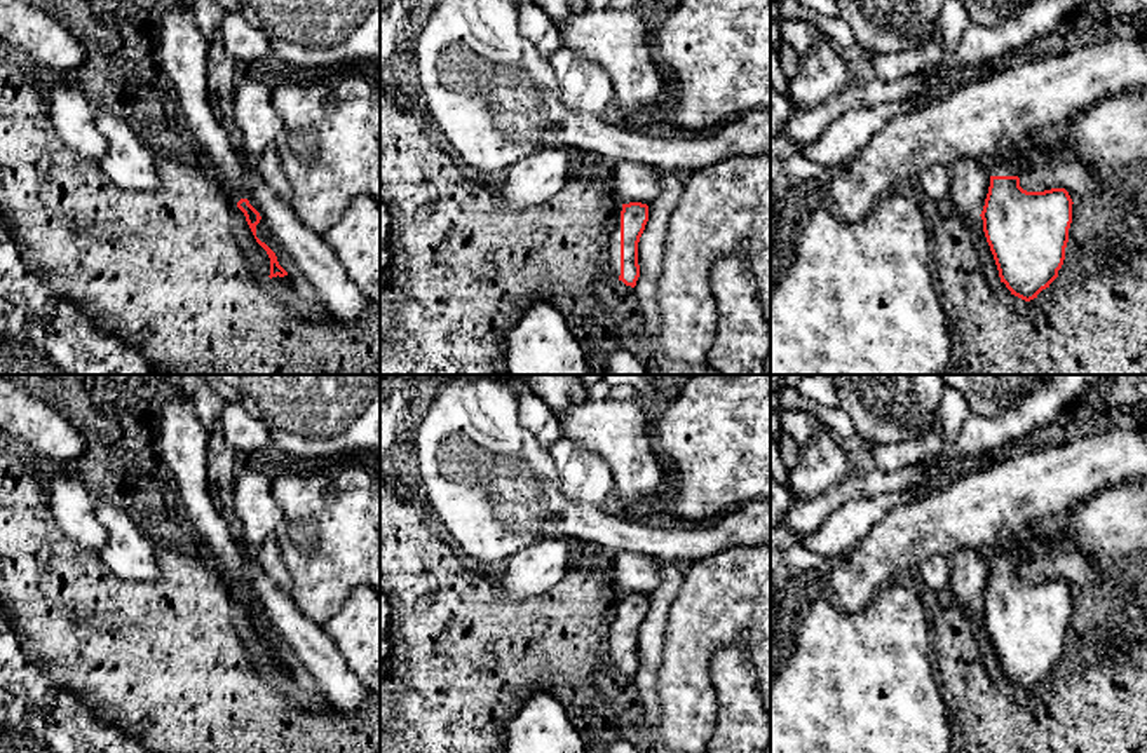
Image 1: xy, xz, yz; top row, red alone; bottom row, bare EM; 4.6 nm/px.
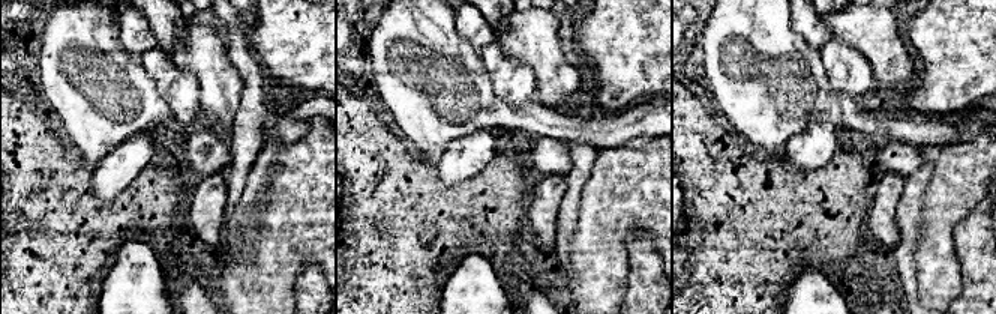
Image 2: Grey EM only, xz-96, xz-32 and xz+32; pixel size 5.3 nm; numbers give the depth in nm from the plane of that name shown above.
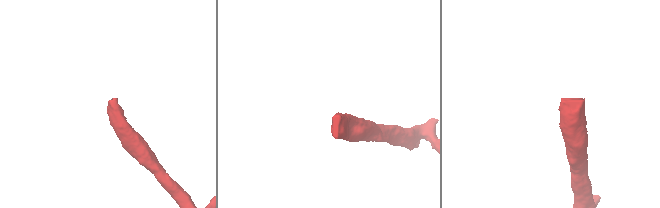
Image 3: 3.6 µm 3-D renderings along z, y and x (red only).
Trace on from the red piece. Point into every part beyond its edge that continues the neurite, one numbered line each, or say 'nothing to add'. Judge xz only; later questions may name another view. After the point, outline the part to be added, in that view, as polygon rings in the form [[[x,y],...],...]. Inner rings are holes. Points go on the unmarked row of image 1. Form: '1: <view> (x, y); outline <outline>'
1: xz (612, 635); outline [[[619,594],[614,608],[610,610],[608,626],[605,633],[607,640],[607,655],[614,666],[621,666],[621,601]]]

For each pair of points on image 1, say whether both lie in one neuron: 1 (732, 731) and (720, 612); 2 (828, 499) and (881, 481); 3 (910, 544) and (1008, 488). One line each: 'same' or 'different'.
1: different
2: same
3: same

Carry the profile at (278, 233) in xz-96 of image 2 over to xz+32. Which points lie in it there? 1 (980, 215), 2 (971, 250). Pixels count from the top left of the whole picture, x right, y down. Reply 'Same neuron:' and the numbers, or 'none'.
Same neuron: none

